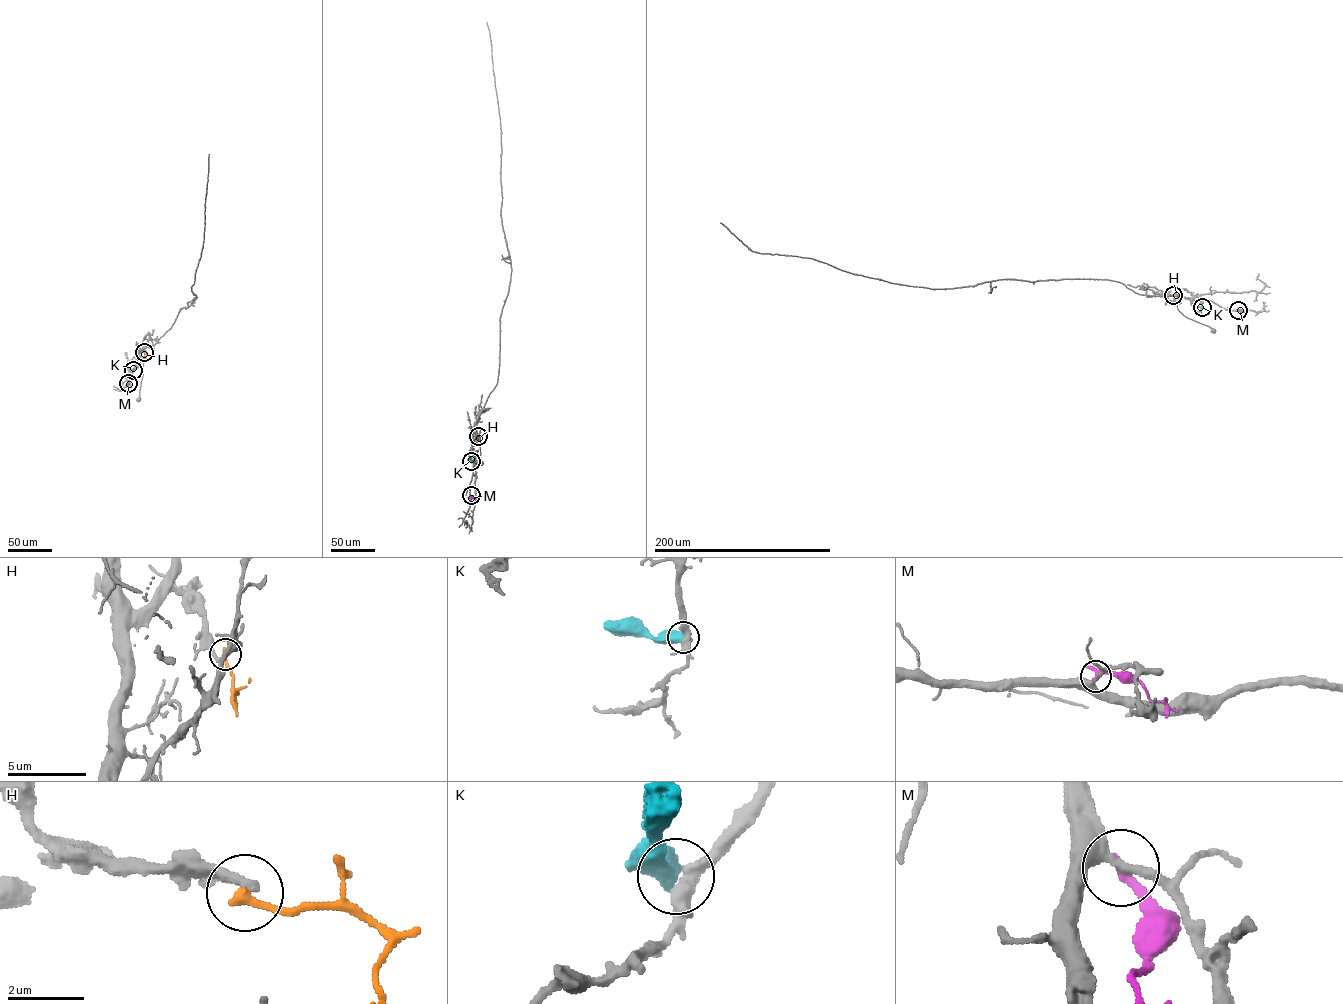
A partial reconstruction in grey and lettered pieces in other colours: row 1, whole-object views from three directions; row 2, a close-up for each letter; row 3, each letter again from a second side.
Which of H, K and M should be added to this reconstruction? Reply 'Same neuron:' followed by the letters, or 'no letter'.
Same neuron: no letter

